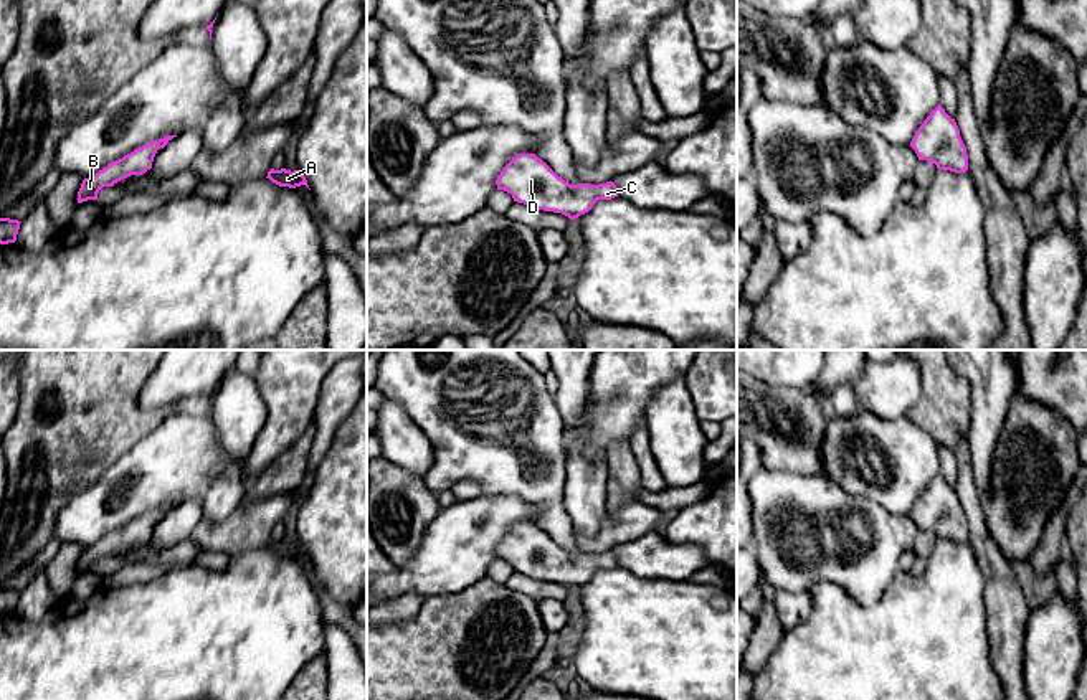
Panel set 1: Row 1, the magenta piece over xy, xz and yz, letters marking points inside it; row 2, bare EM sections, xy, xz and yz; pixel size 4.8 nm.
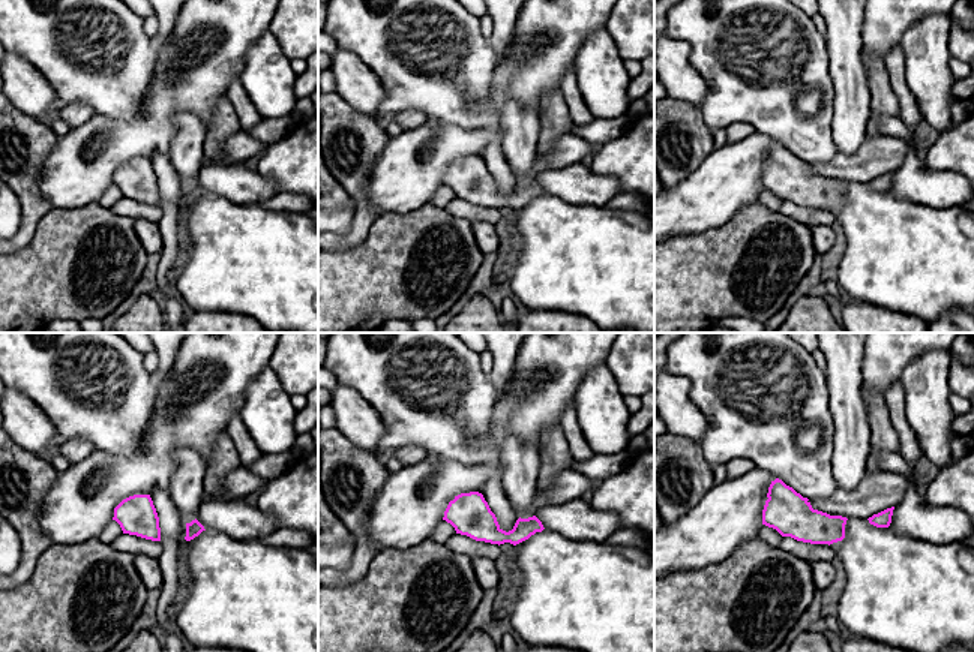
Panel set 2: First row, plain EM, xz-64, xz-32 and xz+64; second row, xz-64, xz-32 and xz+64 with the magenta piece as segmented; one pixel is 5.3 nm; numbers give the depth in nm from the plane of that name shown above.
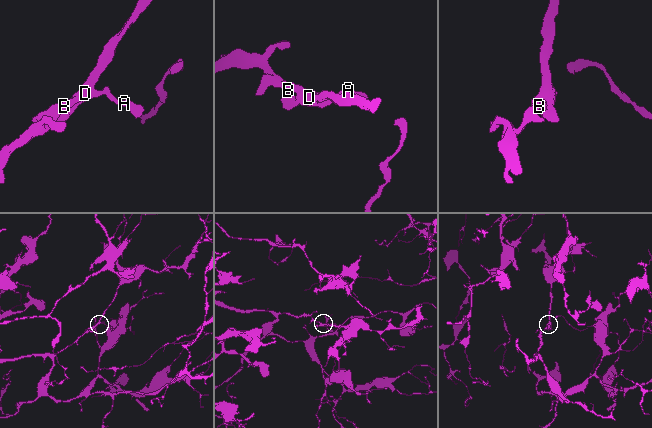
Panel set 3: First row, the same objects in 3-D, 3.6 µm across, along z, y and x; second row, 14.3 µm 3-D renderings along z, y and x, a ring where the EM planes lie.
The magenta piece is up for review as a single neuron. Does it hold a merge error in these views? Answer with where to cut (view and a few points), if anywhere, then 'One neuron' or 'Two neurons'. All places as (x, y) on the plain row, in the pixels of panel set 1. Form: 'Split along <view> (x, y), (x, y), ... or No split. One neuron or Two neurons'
No split. One neuron

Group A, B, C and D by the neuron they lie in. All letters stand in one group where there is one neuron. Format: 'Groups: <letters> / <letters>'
Groups: A B C D

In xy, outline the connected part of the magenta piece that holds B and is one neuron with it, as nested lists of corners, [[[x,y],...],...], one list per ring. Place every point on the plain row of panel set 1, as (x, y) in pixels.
[[[177,505],[152,510],[122,528],[111,532],[96,545],[84,548],[78,561],[78,573],[97,570],[97,563],[102,556],[114,556],[117,551],[131,545],[142,545],[150,540],[157,520],[164,518],[173,507]]]

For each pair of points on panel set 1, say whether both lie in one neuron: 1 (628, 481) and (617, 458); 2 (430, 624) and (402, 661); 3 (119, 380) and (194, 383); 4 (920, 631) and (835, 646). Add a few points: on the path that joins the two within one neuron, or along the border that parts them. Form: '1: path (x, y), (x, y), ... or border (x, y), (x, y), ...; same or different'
1: path (628, 476), (628, 469), (621, 463); same
2: path (430, 633), (410, 652); same
3: border (156, 367), (139, 395), (139, 406), (142, 410); different
4: path (899, 646), (856, 646); same

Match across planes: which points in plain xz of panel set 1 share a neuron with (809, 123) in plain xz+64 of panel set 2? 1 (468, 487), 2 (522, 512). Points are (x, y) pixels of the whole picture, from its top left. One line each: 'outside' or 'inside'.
1: outside
2: outside

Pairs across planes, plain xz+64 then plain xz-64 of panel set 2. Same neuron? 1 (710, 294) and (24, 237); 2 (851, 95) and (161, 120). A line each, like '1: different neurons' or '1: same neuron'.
1: different neurons
2: different neurons

